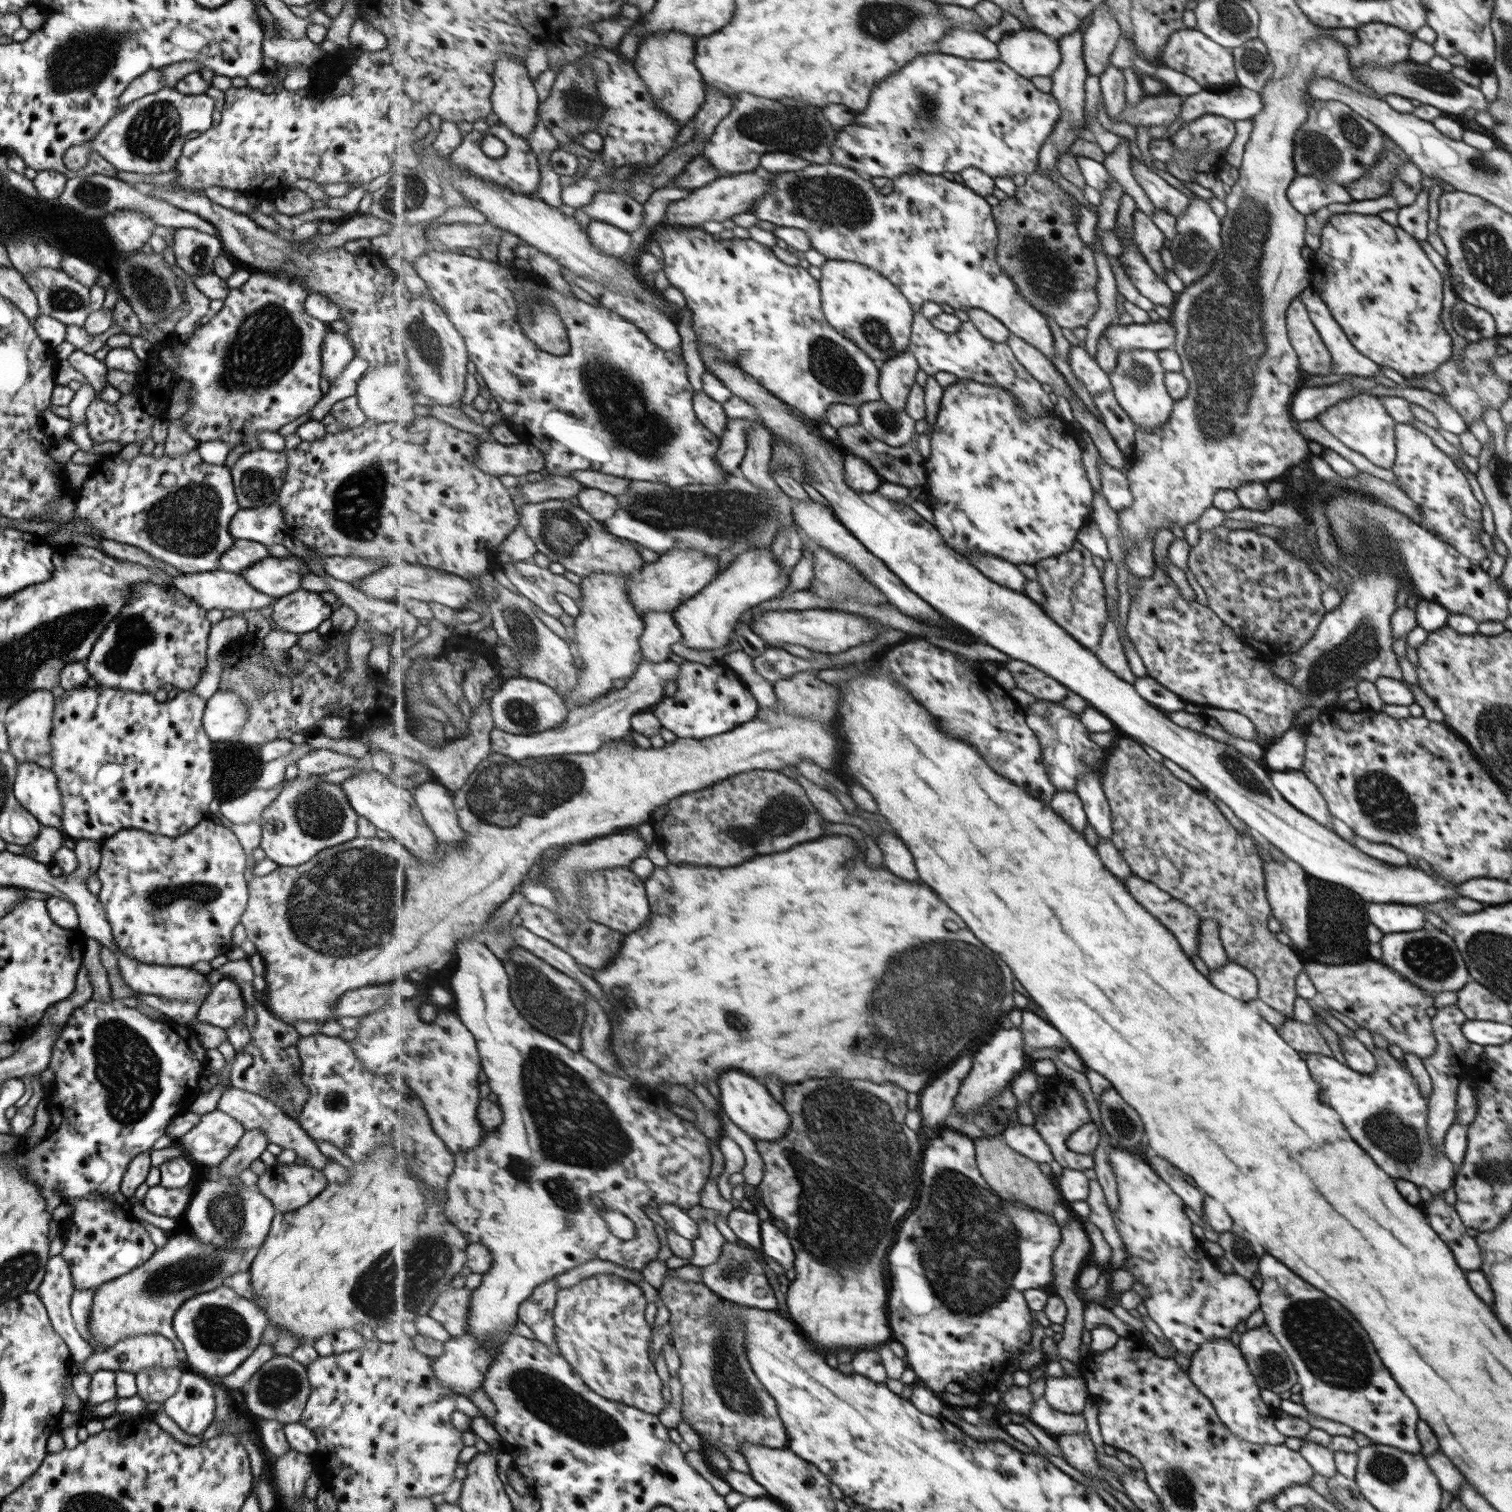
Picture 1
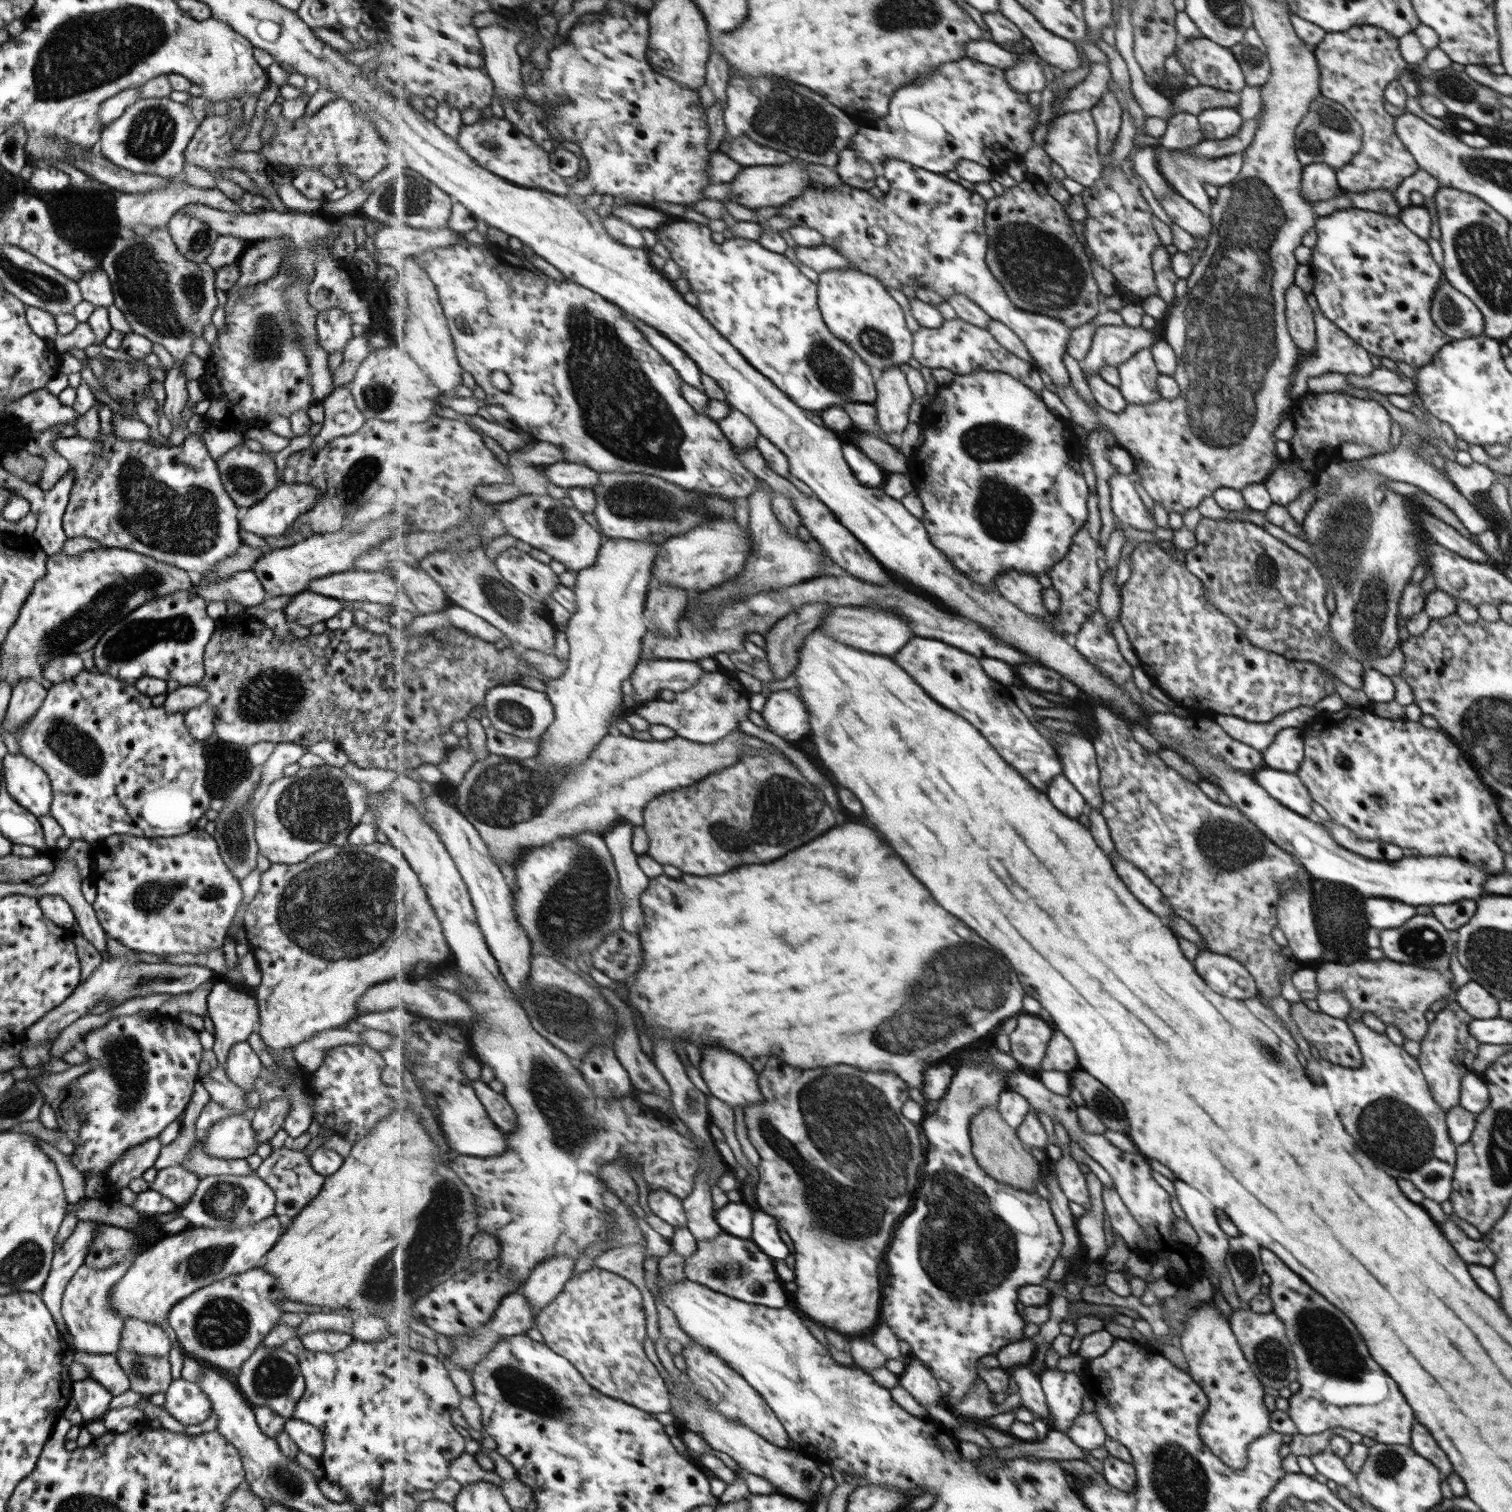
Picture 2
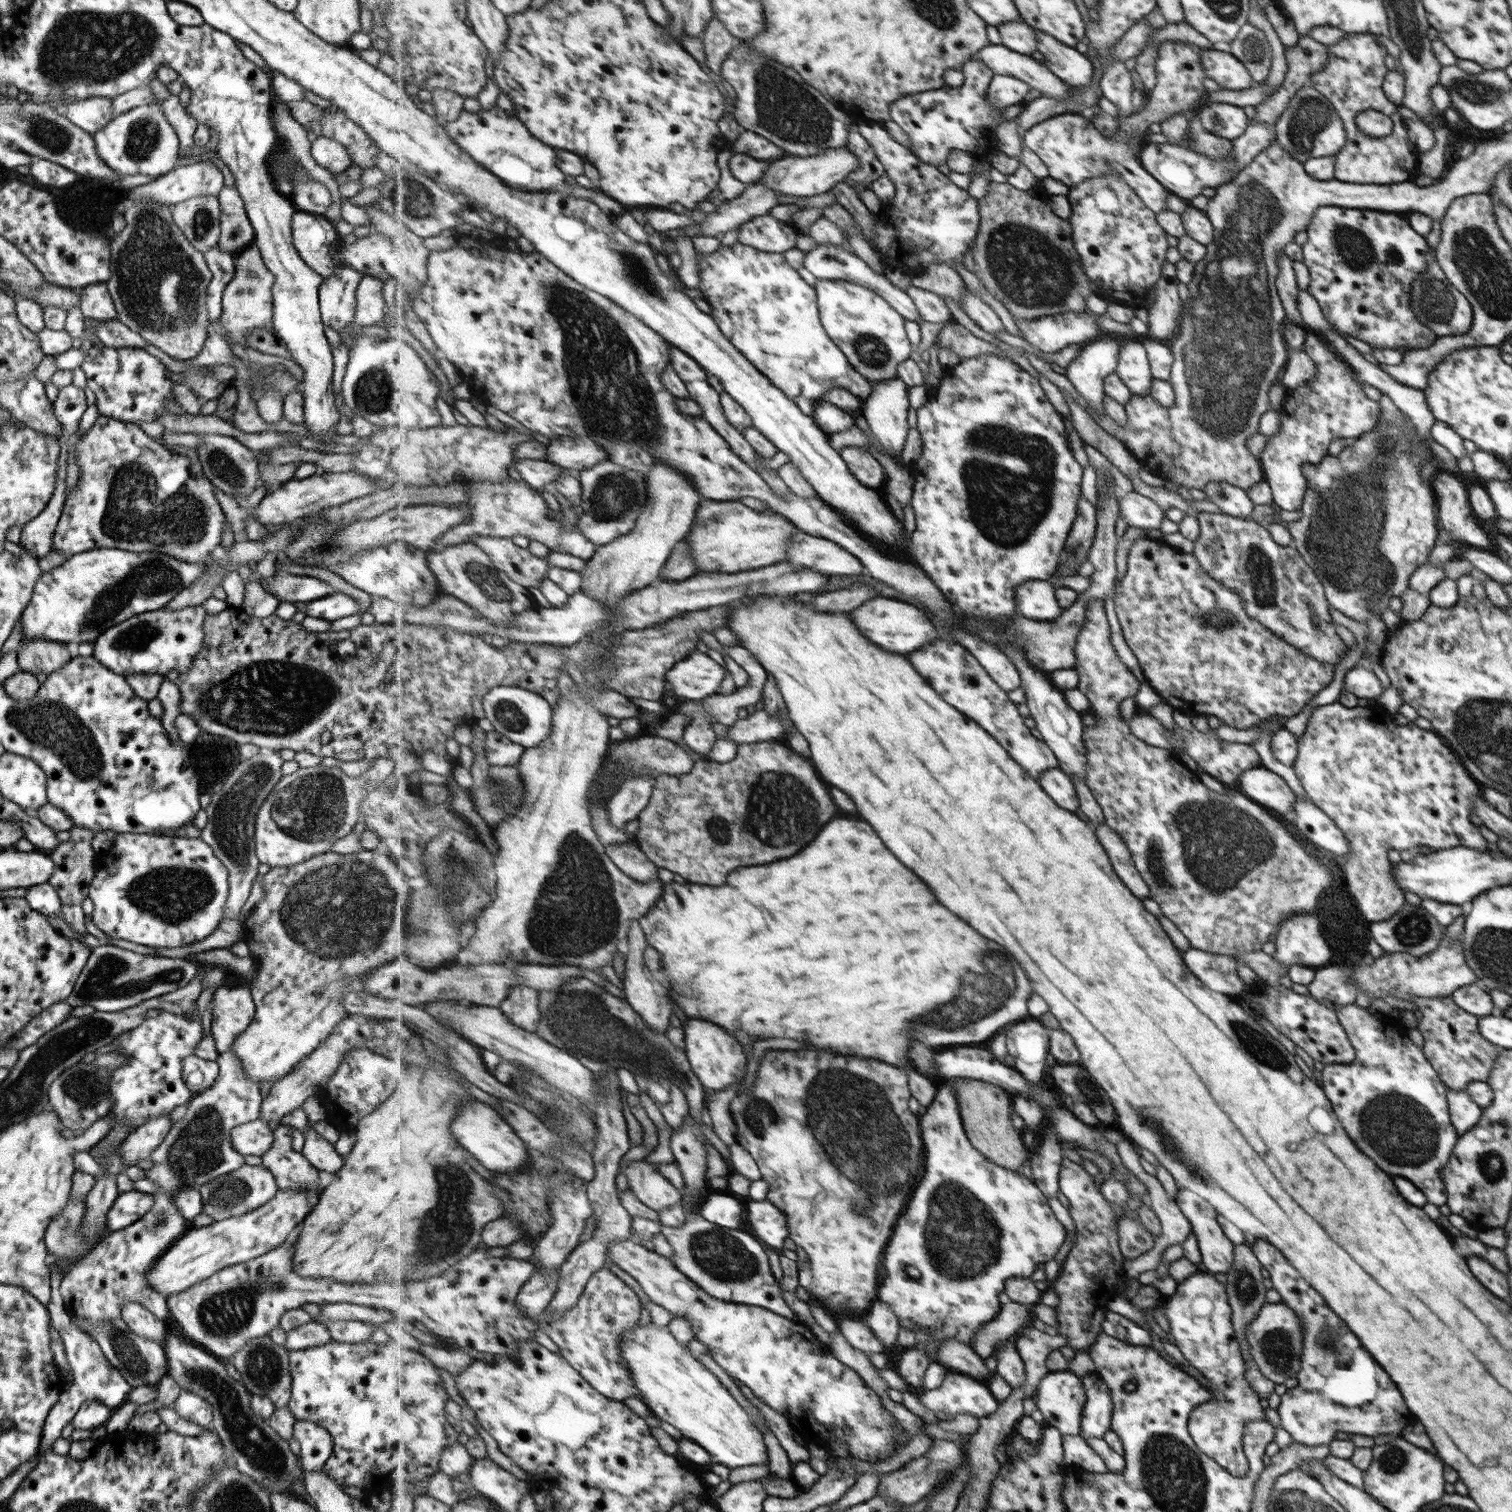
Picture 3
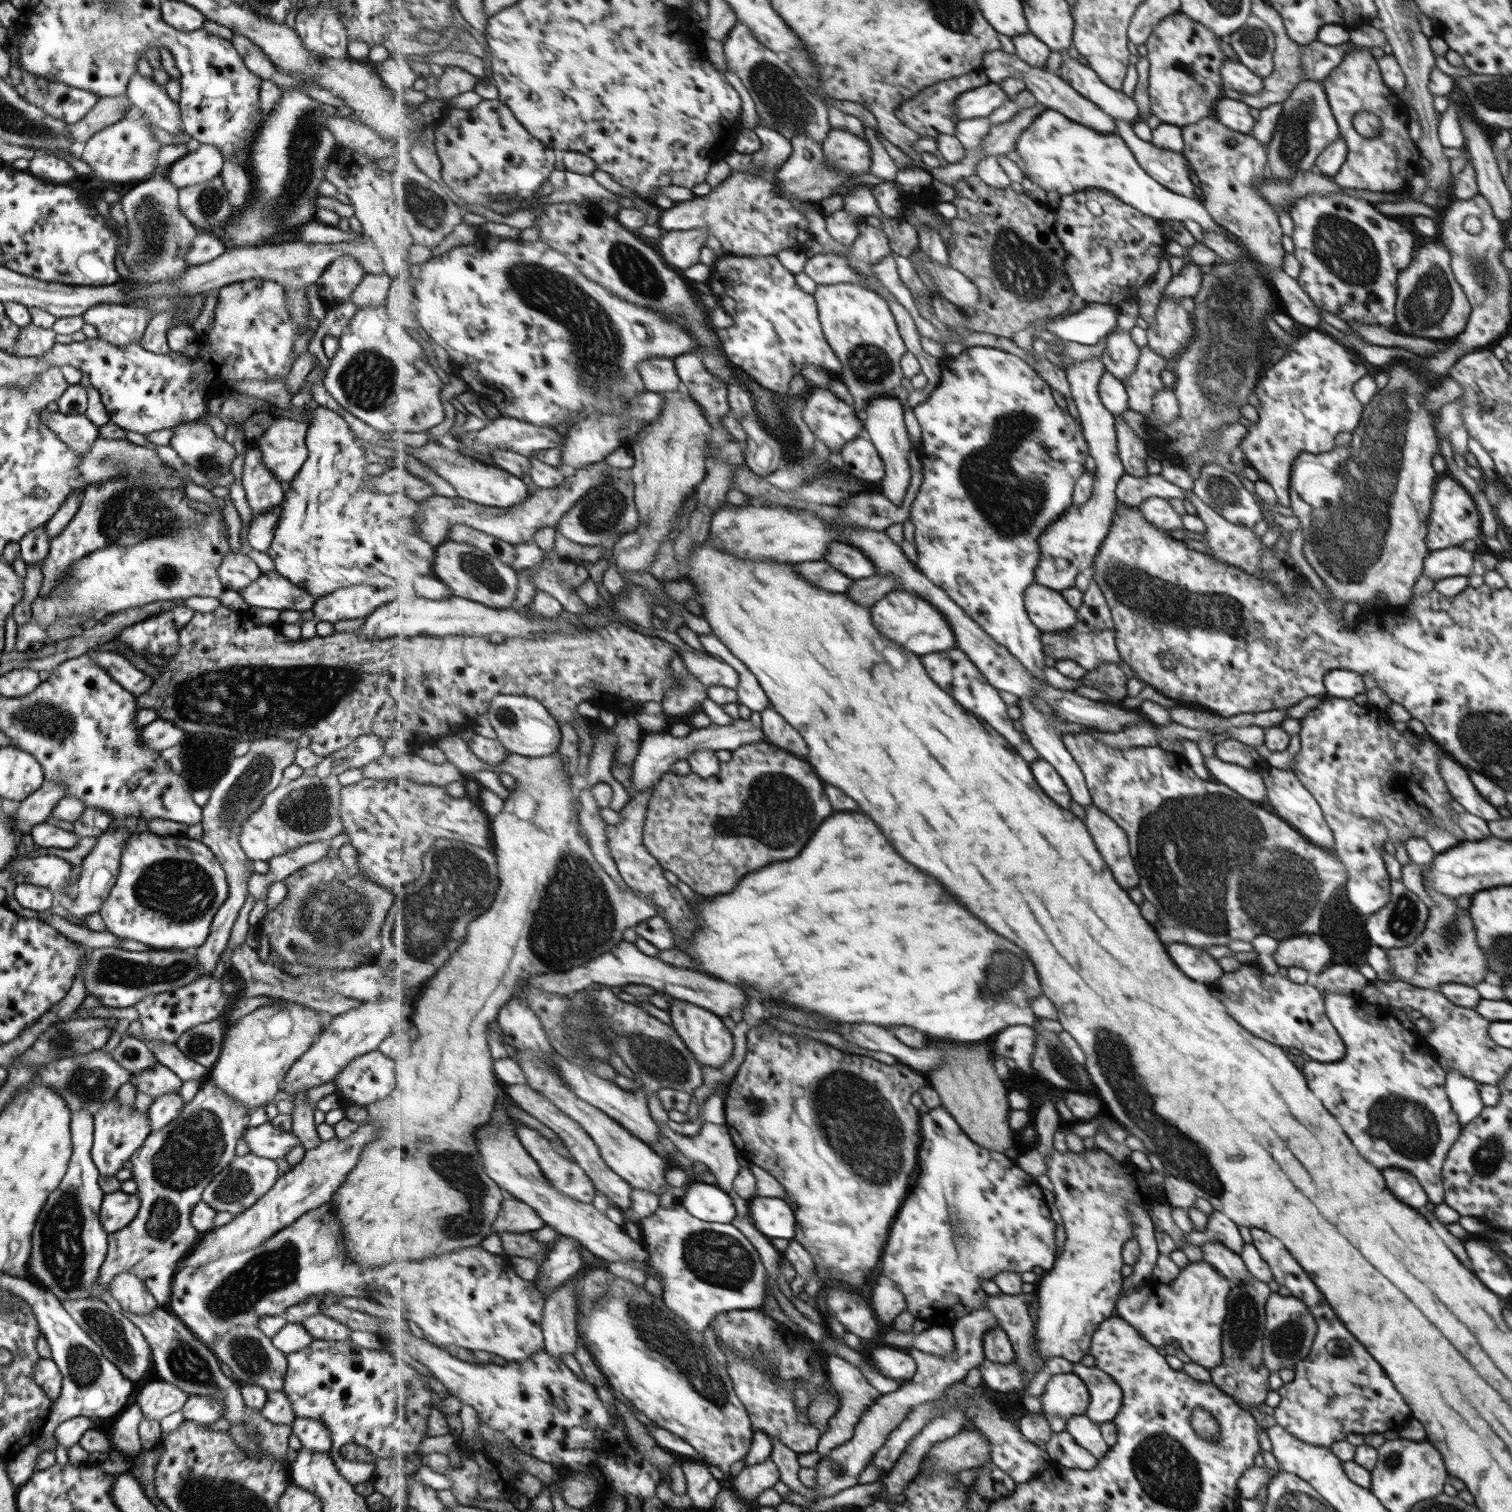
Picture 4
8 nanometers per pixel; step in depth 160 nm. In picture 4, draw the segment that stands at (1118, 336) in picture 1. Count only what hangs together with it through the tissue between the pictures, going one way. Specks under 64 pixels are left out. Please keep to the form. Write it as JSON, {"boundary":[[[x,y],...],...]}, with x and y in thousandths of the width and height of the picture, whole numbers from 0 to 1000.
{"boundary":[[[728,236],[711,239],[704,245],[708,263],[714,274],[716,288],[720,294],[720,301],[724,304],[724,312],[721,329],[715,335],[708,333],[703,341],[700,341],[700,345],[692,348],[691,353],[687,356],[688,371],[685,377],[685,386],[688,386],[701,392],[710,389],[711,380],[719,380],[722,373],[724,372],[724,369],[727,365],[727,360],[729,360],[732,354],[735,343],[737,341],[738,328],[736,325],[743,313],[741,303],[739,302],[737,274],[730,269],[726,259],[728,250],[730,245]]]}

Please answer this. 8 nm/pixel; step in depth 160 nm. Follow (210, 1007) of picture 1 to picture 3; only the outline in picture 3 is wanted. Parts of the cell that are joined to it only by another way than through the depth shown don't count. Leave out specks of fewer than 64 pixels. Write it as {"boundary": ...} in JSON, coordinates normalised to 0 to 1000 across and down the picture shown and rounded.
{"boundary":[[[146,651],[140,659],[139,684],[145,697],[151,696],[154,688],[160,684],[166,674],[168,665],[165,653],[148,653]]]}

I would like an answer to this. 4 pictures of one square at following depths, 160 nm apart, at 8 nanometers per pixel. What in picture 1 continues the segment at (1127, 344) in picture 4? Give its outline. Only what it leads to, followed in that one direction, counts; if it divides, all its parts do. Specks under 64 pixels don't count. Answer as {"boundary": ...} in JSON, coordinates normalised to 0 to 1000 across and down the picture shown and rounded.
{"boundary":[[[748,231],[738,235],[737,244],[731,248],[734,251],[737,264],[753,283],[766,283],[773,276],[776,263],[770,254],[768,239],[765,232],[761,231]]]}

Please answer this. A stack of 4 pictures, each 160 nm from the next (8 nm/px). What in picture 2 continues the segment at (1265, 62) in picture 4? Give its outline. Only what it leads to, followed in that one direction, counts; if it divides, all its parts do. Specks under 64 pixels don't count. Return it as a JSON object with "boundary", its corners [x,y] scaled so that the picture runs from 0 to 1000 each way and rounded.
{"boundary":[[[825,19],[821,28],[814,30],[813,33],[818,38],[823,49],[824,57],[833,58],[837,54],[840,46],[839,41],[837,30],[829,19]]]}

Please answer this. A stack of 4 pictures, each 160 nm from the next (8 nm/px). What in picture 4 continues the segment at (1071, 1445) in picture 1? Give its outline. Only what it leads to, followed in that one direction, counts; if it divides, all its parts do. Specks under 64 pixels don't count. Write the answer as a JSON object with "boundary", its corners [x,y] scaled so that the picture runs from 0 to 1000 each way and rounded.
{"boundary":[[[714,901],[709,901],[708,908],[715,911],[720,919],[721,927],[717,936],[726,944],[735,940],[742,930],[742,919],[731,907],[726,904],[718,904]]]}

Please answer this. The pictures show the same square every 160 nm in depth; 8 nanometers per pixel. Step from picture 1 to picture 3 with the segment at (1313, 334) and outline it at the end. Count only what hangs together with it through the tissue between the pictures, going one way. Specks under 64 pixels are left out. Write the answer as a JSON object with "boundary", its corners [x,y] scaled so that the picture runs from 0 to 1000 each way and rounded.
{"boundary":[[[851,169],[845,171],[847,179],[845,180],[844,188],[845,189],[846,198],[847,198],[849,205],[850,205],[850,210],[854,213],[854,215],[862,218],[862,211],[859,208],[858,201],[857,200],[859,192],[856,188],[856,182],[855,182],[854,175],[855,175],[855,173]]]}

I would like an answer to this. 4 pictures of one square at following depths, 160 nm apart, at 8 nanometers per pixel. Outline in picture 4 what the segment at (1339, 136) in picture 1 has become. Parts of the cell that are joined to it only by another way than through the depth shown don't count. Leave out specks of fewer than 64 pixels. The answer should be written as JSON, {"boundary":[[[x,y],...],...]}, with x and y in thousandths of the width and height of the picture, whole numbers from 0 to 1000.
{"boundary":[[[862,52],[847,68],[847,75],[838,95],[839,112],[845,119],[855,119],[855,114],[866,112],[877,97],[885,93],[886,87],[882,73],[877,65],[875,53]]]}

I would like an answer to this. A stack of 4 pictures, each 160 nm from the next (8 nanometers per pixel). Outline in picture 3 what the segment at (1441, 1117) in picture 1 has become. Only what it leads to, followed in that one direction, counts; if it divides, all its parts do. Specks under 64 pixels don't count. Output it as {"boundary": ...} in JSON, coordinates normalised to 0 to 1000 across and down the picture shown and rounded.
{"boundary":[[[934,659],[931,663],[935,664],[940,671],[937,679],[941,688],[940,696],[942,697],[954,716],[958,721],[968,721],[971,716],[983,716],[991,693],[989,693],[978,685],[978,673],[964,667],[959,659],[948,661]]]}

